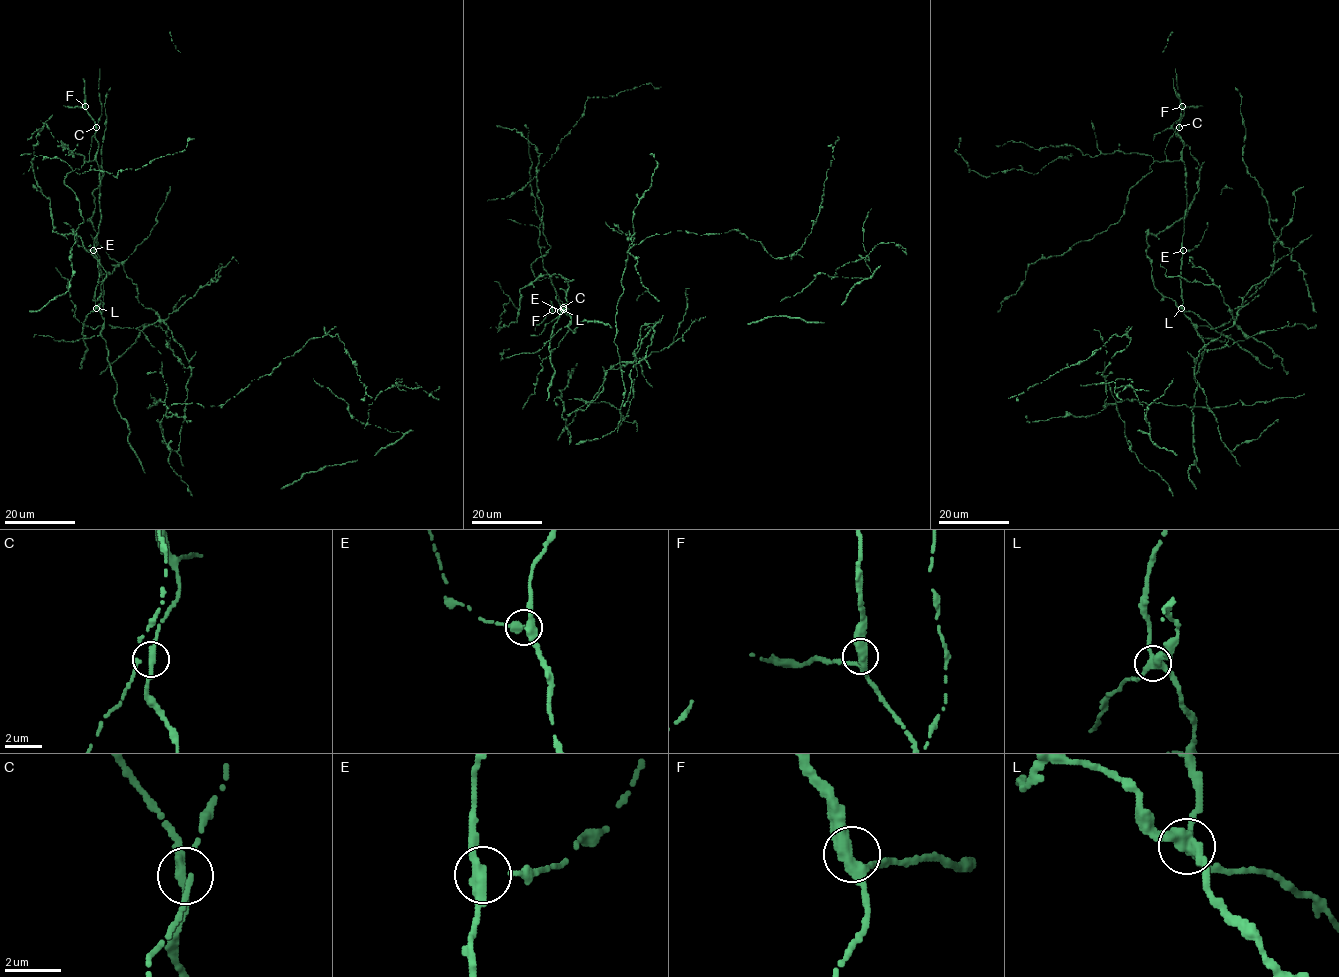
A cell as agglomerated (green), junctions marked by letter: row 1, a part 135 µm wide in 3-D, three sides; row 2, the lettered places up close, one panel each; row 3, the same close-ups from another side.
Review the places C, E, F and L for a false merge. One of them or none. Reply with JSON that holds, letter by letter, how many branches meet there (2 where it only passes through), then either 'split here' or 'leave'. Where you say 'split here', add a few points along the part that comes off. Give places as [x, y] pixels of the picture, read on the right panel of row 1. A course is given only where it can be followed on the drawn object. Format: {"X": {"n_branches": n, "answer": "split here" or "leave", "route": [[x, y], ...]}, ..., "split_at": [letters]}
{"C": {"n_branches": 4, "answer": "leave"}, "E": {"n_branches": 3, "answer": "leave"}, "F": {"n_branches": 3, "answer": "leave"}, "L": {"n_branches": 4, "answer": "split here"}, "split_at": ["L"]}

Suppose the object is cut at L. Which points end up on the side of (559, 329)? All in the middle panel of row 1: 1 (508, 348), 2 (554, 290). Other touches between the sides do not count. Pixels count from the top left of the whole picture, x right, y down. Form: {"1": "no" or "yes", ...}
{"1": "yes", "2": "yes"}

